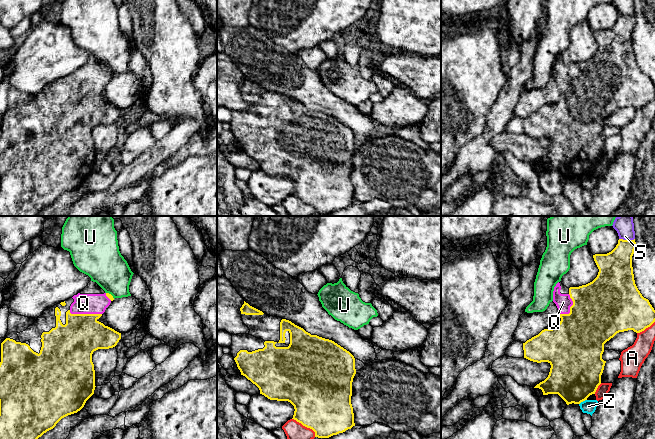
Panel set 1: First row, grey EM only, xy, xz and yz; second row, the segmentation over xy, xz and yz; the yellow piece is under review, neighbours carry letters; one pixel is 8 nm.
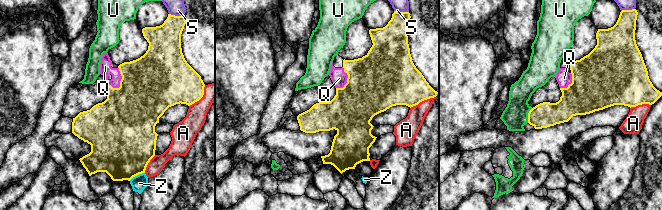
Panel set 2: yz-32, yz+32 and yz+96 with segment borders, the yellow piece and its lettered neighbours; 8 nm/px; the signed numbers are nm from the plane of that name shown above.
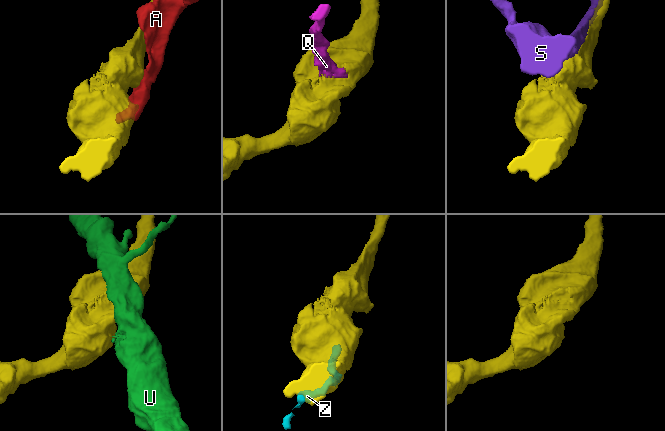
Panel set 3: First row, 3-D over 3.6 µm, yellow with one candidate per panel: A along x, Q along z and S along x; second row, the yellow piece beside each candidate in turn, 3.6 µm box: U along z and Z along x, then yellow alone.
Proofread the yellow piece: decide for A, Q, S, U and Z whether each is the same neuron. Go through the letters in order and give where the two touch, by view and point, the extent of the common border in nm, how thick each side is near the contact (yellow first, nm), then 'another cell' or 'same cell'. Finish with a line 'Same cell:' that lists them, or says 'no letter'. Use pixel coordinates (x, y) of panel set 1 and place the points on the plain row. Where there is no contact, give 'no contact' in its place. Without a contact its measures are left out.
A: yz (645, 104) | 170 nm | 380/180 nm | another cell
Q: xy (85, 90) | 260 nm | 340/160 nm | same cell
S: yz (627, 16) | 130 nm | 280/130 nm | another cell
U: xy (110, 70) | 90 nm | 40/320 nm | another cell
Z: yz (582, 177) | 80 nm | 420/110 nm | another cell
Same cell: Q

